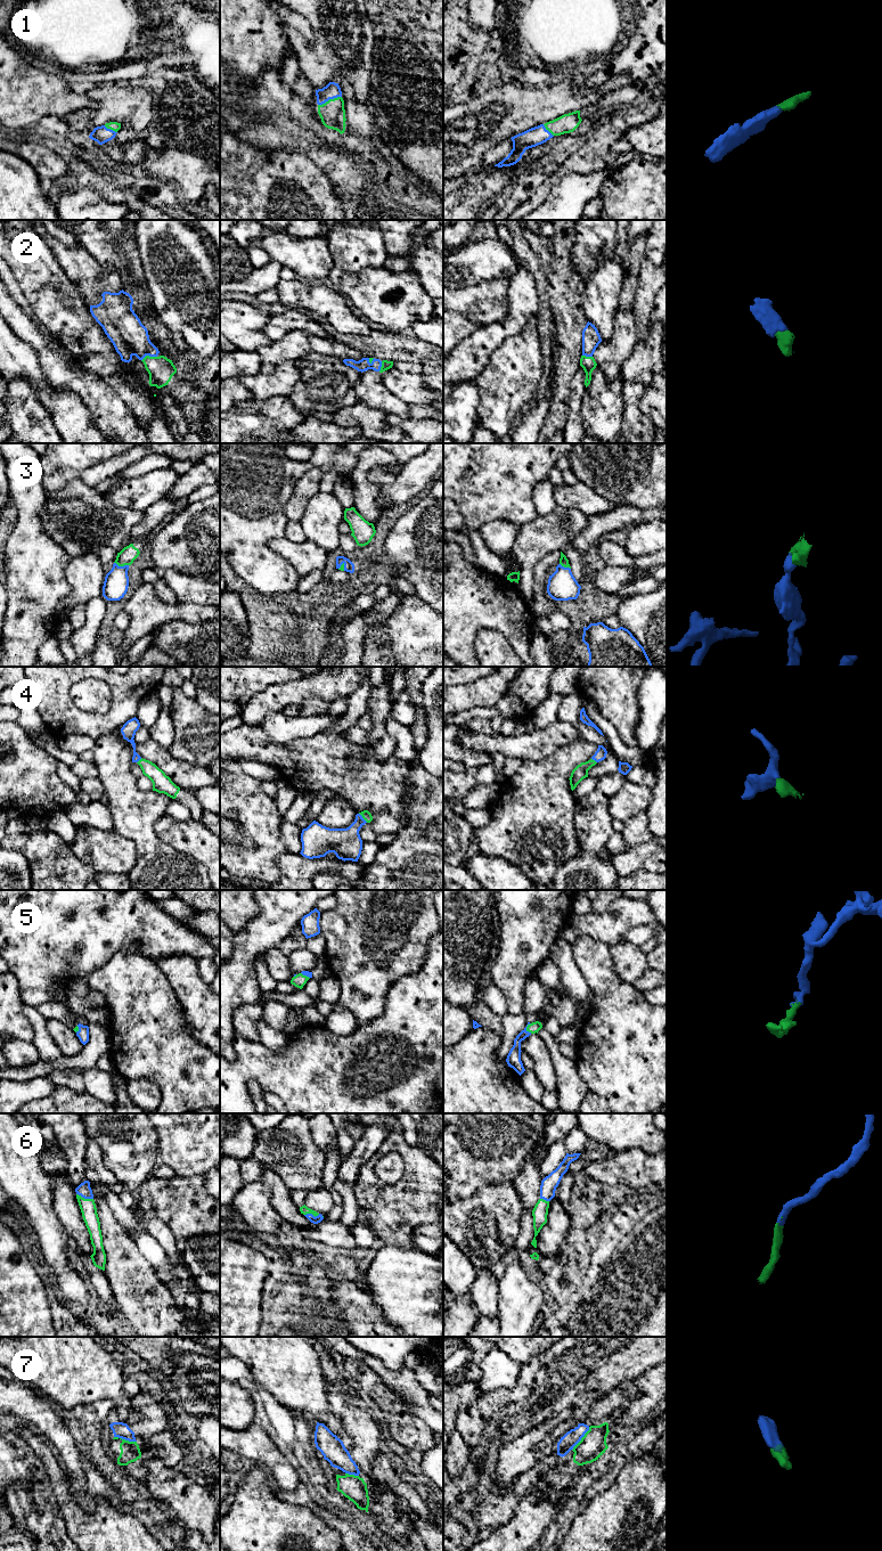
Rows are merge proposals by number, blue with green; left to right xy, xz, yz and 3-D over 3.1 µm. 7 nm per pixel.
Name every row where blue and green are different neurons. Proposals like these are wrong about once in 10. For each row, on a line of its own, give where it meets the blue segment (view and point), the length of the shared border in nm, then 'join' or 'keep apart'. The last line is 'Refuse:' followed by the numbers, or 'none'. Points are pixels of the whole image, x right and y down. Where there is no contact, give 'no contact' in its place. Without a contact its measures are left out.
1: xz (329, 98) | 180 nm | join
2: xy (148, 354) | 120 nm | join
3: xy (121, 566) | 110 nm | join
4: xz (361, 817) | 90 nm | join
5: yz (525, 1029) | 80 nm | join
6: xy (84, 1198) | 130 nm | join
7: yz (581, 1437) | 200 nm | keep apart
Refuse: 7

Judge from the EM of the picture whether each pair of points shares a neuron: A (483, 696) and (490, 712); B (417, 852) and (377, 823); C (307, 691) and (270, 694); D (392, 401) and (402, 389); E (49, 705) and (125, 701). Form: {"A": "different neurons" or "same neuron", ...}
{"A": "different neurons", "B": "different neurons", "C": "same neuron", "D": "different neurons", "E": "same neuron"}

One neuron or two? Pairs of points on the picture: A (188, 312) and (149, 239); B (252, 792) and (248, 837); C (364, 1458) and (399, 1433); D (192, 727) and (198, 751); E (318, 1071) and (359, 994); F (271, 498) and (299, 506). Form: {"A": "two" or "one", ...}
{"A": "one", "B": "one", "C": "two", "D": "one", "E": "two", "F": "two"}

